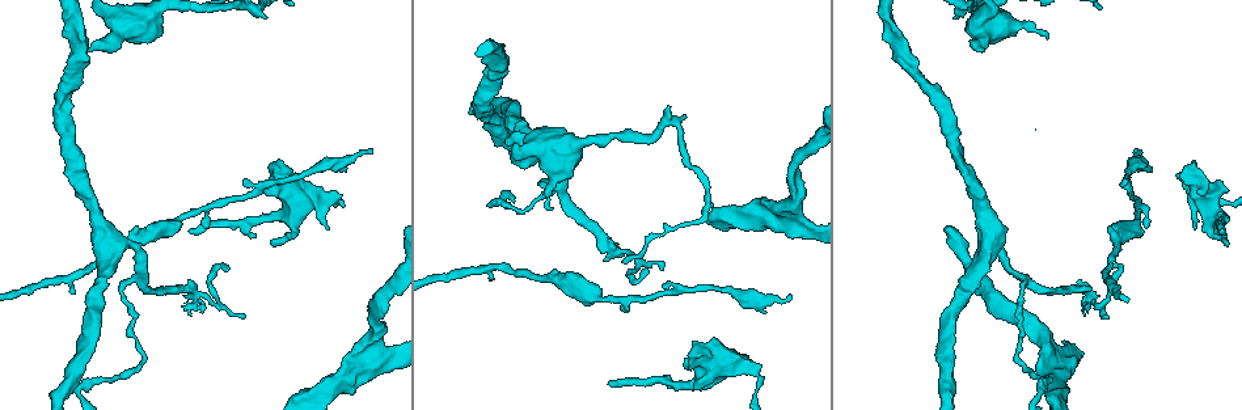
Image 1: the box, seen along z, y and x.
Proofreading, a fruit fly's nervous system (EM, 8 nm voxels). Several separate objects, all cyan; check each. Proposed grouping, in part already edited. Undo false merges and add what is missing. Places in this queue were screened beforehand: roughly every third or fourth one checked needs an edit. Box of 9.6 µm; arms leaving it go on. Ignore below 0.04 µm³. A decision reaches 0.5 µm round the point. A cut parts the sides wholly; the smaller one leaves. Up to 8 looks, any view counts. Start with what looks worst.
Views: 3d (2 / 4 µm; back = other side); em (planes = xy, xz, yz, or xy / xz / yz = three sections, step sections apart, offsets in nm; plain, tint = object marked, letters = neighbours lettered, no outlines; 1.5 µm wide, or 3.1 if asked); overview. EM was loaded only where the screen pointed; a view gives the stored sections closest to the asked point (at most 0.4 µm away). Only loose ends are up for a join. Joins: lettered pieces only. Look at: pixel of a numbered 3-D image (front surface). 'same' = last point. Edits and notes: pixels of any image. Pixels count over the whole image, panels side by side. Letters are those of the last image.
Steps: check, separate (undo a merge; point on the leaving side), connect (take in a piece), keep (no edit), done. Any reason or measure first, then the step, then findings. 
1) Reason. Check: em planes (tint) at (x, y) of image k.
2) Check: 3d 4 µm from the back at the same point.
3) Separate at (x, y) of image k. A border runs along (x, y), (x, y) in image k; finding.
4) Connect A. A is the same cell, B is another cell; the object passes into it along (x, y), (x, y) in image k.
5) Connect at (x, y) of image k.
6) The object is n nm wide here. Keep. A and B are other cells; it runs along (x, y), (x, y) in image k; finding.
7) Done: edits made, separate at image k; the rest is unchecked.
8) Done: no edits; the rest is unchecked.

Branch stops here. Check: em xy step 4 (tint) at (71, 292) of image 1.

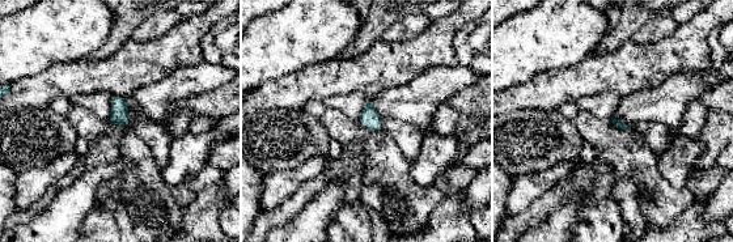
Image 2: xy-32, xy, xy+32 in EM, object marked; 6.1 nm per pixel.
Check: em planes (letters) at the same point.

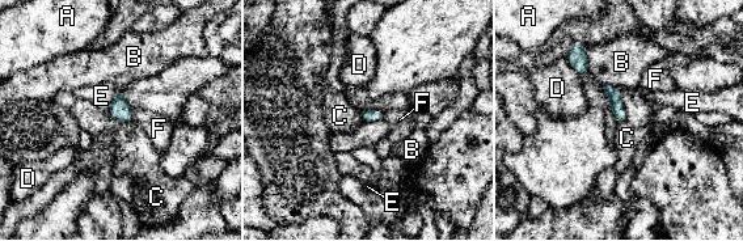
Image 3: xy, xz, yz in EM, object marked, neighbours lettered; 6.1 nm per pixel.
The longest contact is with B, 170 nm. Keep. A, B, C, D, E and F are other cells; a border runs along (108, 111), (115, 119), (131, 121) in image 3; none of them fits.

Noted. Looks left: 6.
A fork. Check: em planes (letters) at (298, 201) of image 1.

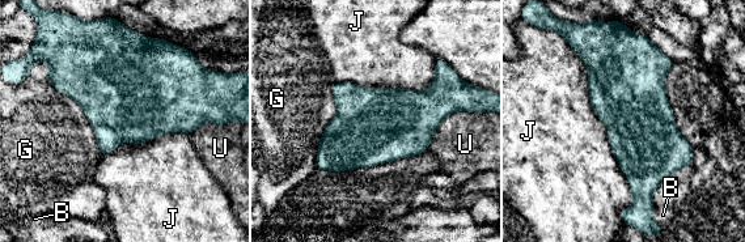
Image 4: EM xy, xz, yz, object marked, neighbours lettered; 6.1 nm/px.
Keep. B, G, J and U are other cells; a border runs along (566, 41), (633, 195) in image 4; all the same neuron.

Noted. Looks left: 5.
Calibre changes. Check: em xz step 4 (tint) at (1136, 219) of image 1.

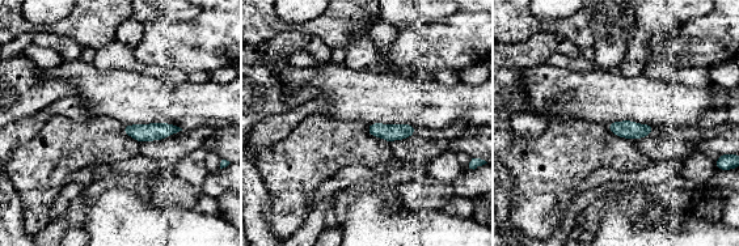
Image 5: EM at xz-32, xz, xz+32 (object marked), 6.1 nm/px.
Cut it another way. Check: em planes (letters) at the same point.

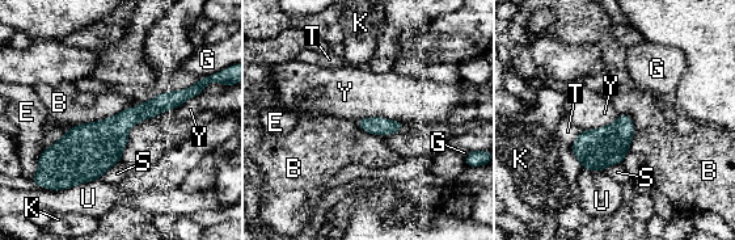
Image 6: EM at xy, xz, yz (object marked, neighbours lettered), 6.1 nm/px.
Keep. B, E, G, K, S, T, U and Y are other cells; a border runs along (203, 91), (180, 105), (152, 117) in image 6; one neuron here.

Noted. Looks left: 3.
Done: no edits; the rest is unchecked.

